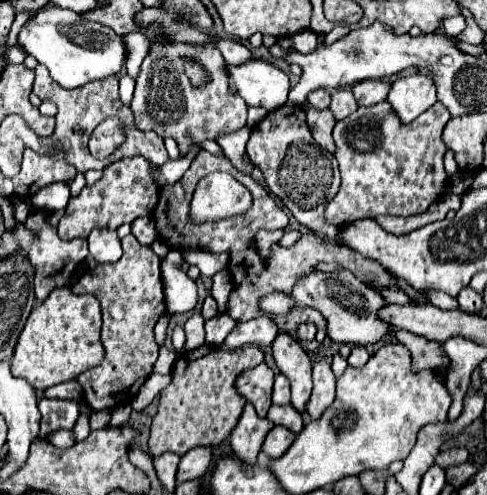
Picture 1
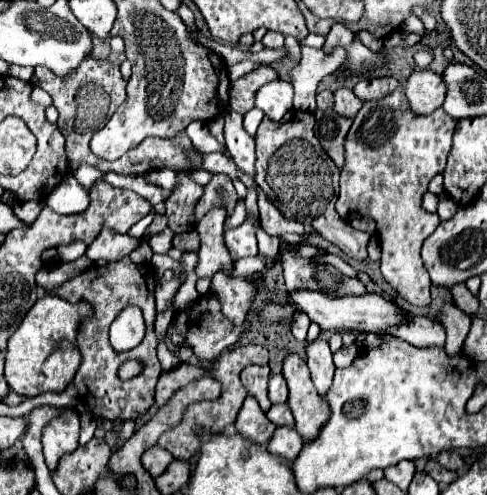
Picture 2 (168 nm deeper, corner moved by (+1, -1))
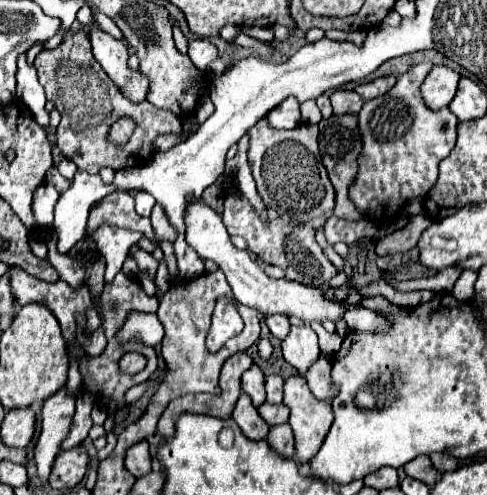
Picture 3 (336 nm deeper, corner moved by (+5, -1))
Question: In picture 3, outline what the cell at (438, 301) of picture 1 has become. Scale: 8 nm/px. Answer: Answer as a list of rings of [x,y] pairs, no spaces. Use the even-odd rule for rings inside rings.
[[[431,62],[411,66],[397,78],[397,84],[379,98],[363,104],[359,112],[361,152],[359,170],[349,186],[349,198],[359,212],[373,218],[379,226],[391,222],[411,198],[423,198],[439,176],[439,162],[449,156],[457,138],[457,118],[449,108],[429,110],[419,94],[419,86],[433,68]]]

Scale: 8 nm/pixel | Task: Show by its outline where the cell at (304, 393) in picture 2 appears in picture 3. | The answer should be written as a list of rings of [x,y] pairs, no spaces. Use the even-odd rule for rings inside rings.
[[[299,374],[285,382],[283,402],[291,410],[289,424],[295,434],[295,454],[301,462],[309,462],[317,454],[317,448],[321,448],[325,434],[333,424],[331,402],[317,400]]]

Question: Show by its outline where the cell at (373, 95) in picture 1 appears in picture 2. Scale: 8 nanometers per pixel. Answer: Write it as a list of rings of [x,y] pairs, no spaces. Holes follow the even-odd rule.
[[[387,76],[387,78],[365,78],[365,80],[357,82],[353,92],[357,94],[357,98],[367,102],[367,100],[381,100],[383,96],[391,94],[397,86],[399,86],[399,82],[391,76]]]

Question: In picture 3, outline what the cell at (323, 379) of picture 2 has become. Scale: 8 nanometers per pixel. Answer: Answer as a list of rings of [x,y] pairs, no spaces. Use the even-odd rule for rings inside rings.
[[[291,326],[289,336],[281,344],[283,358],[297,368],[299,374],[305,374],[309,370],[309,364],[317,362],[317,356],[321,356],[321,350],[317,346],[317,334],[311,330],[311,326]]]

